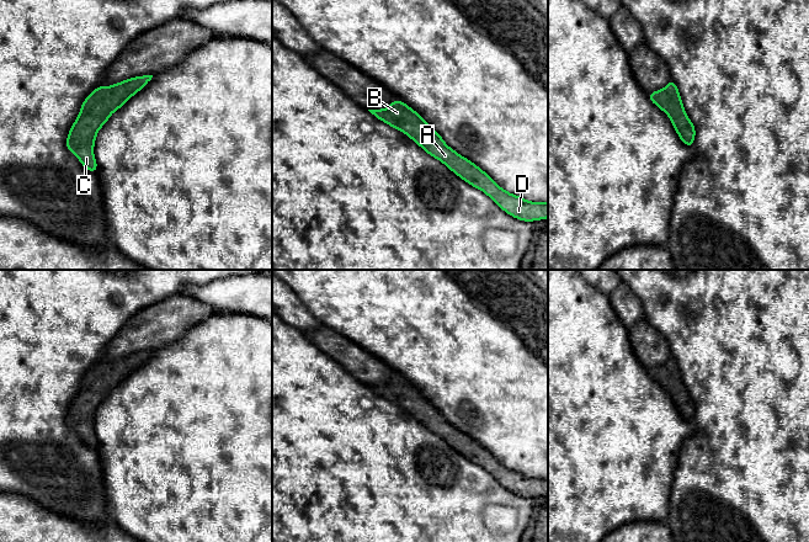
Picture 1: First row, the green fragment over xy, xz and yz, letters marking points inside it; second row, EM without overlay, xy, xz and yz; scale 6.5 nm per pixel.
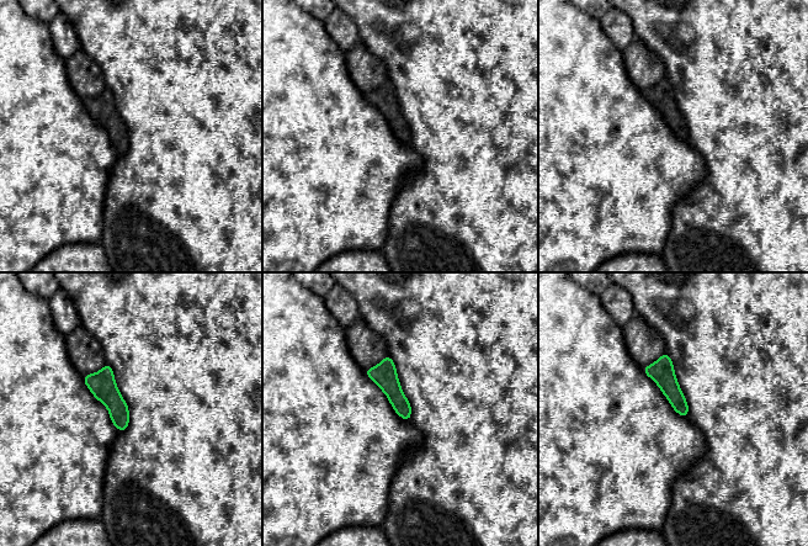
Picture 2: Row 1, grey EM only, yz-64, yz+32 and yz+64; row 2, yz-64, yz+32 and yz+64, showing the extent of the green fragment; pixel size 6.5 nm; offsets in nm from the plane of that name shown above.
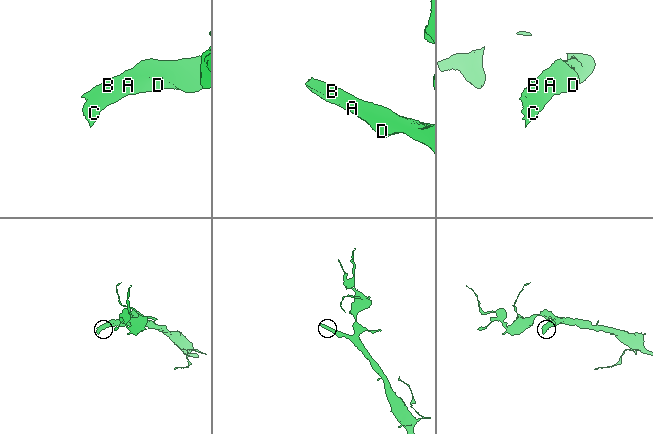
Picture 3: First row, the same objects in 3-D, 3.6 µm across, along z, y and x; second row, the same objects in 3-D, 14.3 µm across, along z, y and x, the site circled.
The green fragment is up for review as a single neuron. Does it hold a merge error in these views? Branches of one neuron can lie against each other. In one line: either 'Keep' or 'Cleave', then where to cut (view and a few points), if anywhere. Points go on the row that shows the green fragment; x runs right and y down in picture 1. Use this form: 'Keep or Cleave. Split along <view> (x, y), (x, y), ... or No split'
Keep. No split

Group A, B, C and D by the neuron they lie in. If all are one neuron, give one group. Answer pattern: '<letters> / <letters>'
A B C D

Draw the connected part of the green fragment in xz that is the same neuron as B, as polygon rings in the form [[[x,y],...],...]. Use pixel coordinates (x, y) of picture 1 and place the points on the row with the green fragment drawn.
[[[401,100],[393,101],[387,108],[368,111],[377,119],[406,134],[429,155],[440,160],[463,181],[483,191],[511,217],[522,222],[548,218],[548,201],[542,203],[527,201],[500,187],[478,165],[448,147],[443,138],[417,112]]]

